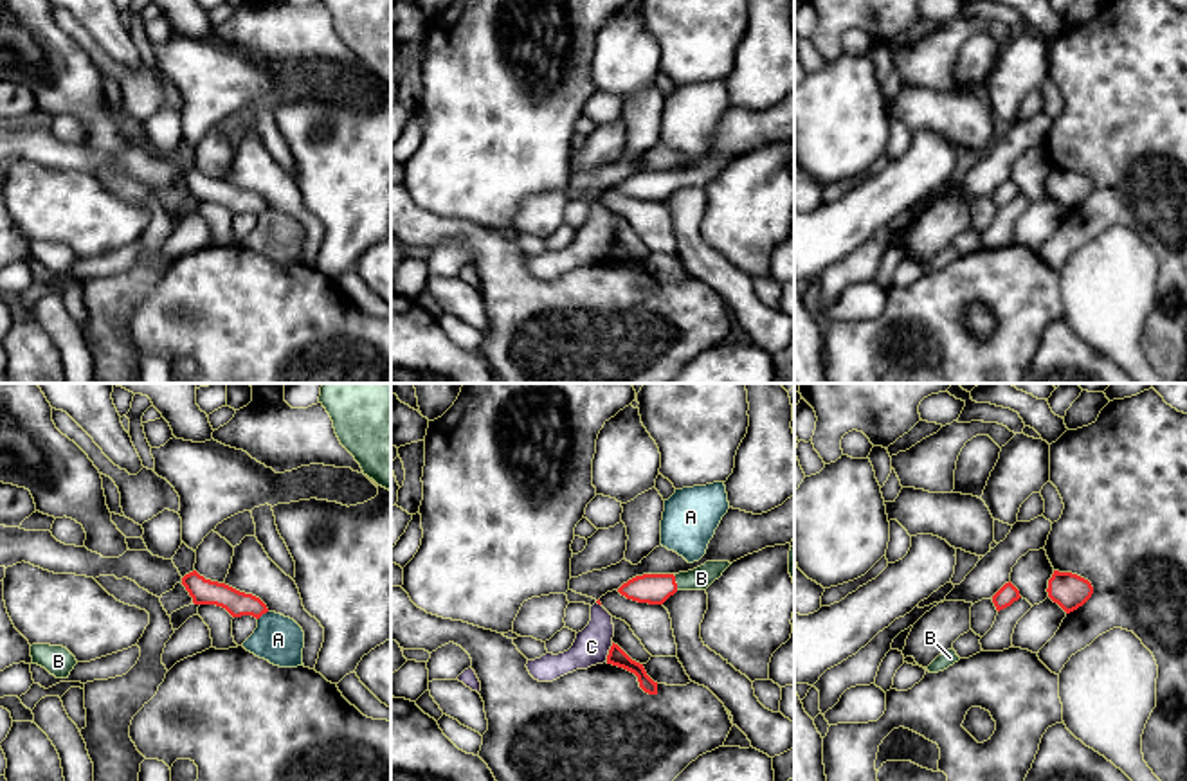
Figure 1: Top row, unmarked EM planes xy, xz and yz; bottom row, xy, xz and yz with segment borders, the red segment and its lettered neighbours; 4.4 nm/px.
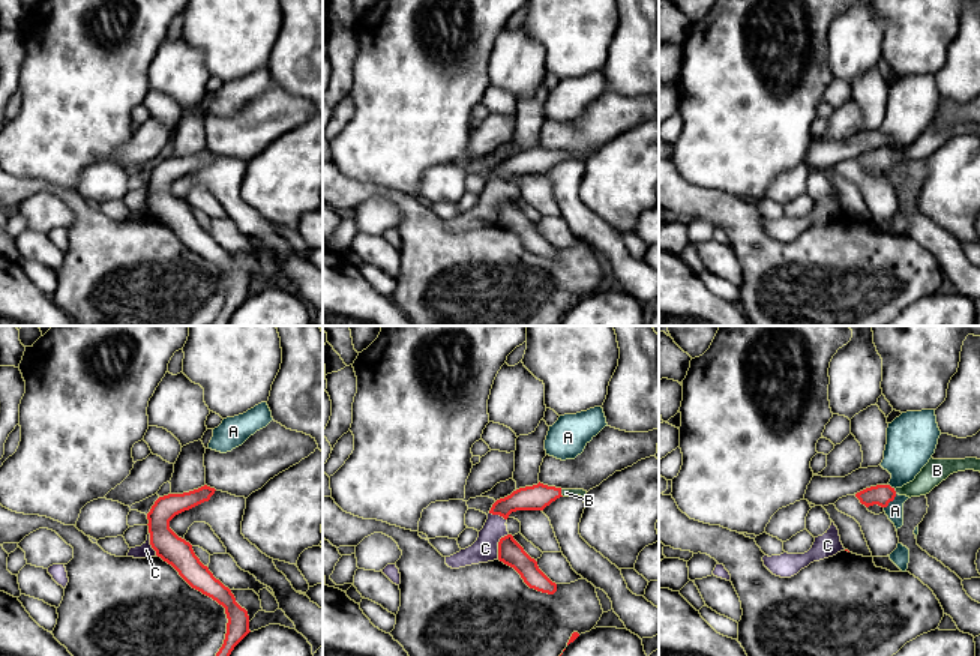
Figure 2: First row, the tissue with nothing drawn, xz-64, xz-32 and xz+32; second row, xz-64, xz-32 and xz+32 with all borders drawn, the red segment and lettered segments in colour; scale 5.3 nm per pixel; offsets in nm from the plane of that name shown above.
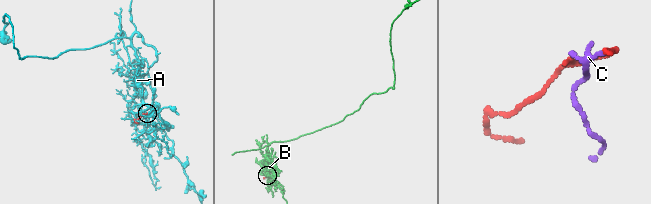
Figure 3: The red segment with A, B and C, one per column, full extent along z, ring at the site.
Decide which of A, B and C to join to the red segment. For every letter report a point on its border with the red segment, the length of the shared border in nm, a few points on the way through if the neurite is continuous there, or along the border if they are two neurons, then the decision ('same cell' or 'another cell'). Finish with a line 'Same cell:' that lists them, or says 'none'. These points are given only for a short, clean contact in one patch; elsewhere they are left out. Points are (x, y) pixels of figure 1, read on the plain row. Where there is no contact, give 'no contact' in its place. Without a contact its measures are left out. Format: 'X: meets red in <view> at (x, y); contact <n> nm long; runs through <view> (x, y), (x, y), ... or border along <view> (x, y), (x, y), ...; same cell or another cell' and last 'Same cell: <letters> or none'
A: meets red in xy at (262, 211); contact 60 nm long; another cell
B: meets red in xz at (674, 179); contact 80 nm long; runs through xz (654, 186), (674, 179), (701, 175); same cell
C: meets red in xz at (609, 249); contact 90 nm long; border along xz (613, 240), (606, 258); another cell
Same cell: B

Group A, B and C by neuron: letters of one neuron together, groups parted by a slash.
A / B / C

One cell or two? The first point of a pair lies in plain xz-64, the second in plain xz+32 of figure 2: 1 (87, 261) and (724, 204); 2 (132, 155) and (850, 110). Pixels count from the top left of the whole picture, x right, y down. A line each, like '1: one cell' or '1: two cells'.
1: one cell
2: one cell

